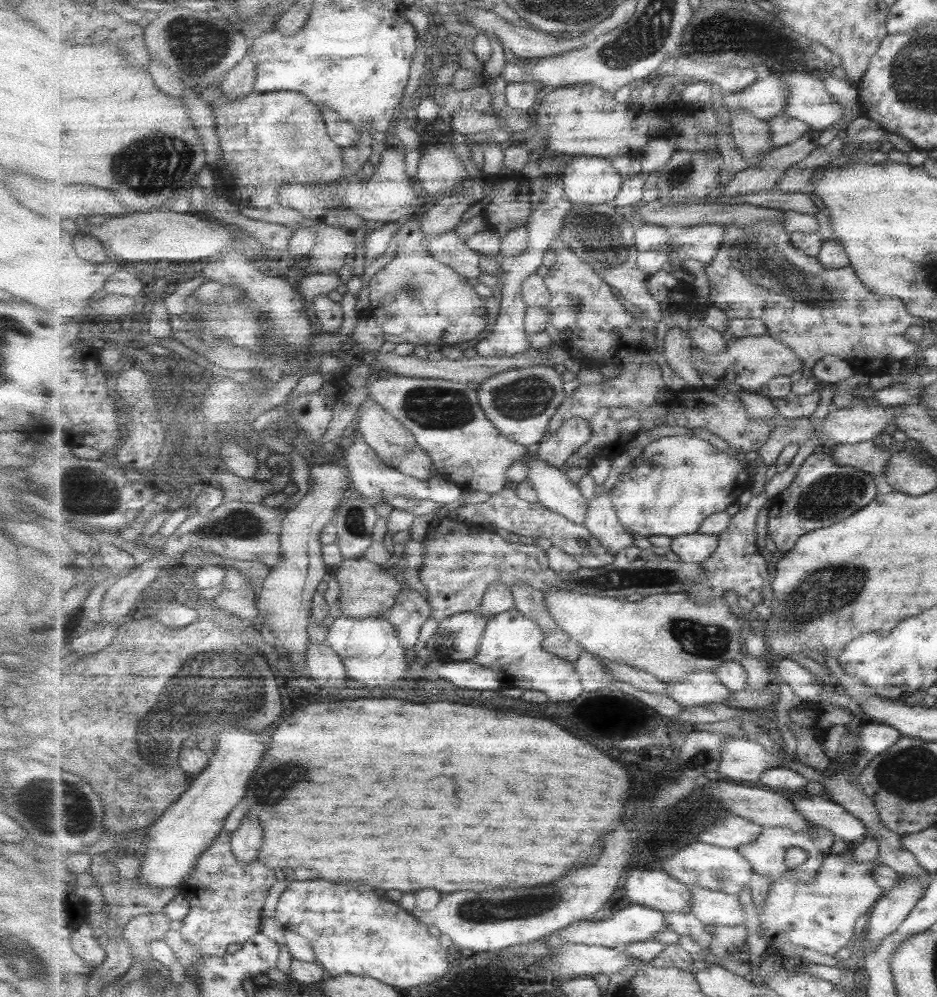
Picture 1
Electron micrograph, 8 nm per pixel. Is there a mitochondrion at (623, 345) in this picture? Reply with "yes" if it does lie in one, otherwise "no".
no

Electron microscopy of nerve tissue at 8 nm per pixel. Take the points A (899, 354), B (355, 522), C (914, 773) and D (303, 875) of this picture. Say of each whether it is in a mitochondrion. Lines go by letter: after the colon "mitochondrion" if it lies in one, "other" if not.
A: other
B: mitochondrion
C: mitochondrion
D: other

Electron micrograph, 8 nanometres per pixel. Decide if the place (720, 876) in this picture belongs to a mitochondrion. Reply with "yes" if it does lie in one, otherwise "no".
yes

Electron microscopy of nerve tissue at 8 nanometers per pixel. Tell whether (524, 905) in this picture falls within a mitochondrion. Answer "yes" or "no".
yes

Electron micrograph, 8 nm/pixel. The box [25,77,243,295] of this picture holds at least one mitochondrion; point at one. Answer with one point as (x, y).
(154, 166)

